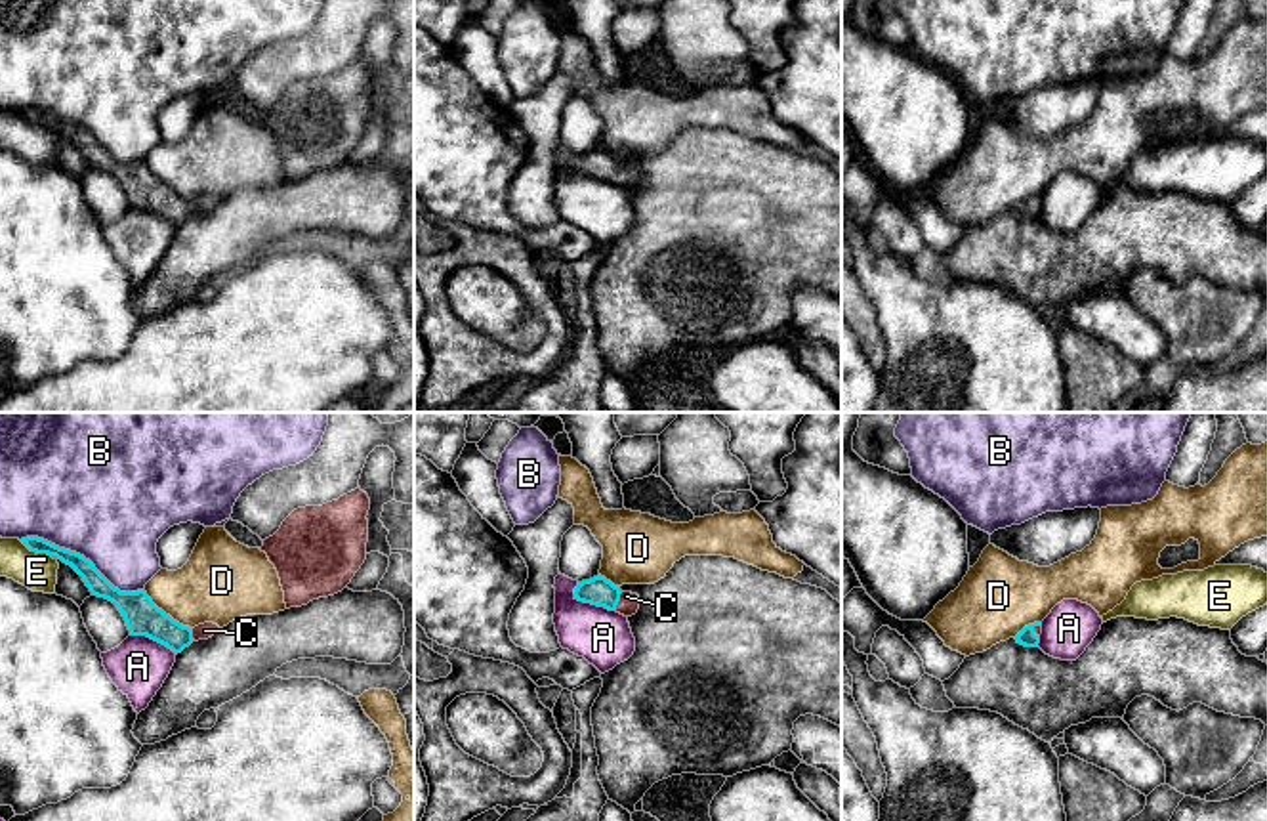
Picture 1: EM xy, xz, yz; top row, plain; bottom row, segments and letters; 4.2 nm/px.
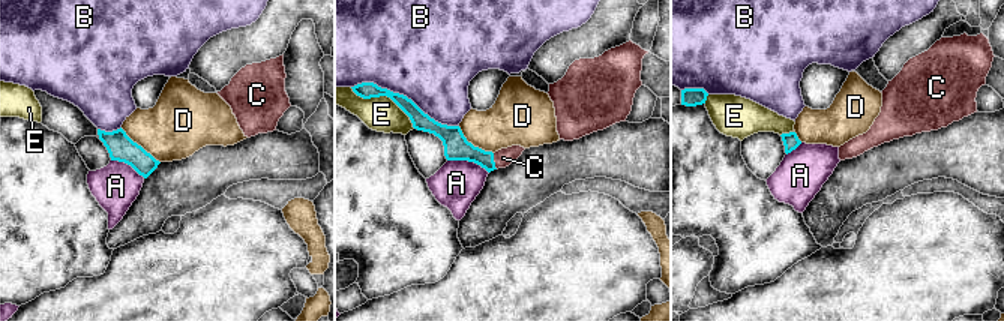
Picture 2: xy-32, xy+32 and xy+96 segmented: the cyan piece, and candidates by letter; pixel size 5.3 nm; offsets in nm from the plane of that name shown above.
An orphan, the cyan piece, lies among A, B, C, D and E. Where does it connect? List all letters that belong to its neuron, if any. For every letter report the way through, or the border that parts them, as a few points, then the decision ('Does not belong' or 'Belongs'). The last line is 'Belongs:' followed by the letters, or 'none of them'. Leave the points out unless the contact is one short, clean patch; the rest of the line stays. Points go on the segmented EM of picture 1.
A: Boundary: xz (573, 589), (579, 600), (615, 611). Does not belong
B: Does not belong
C: Path across: xz (598, 590), (619, 600), (628, 604). Belongs
D: Boundary: xy (144, 590), (159, 608), (191, 629). Does not belong
E: Does not belong
Belongs: C

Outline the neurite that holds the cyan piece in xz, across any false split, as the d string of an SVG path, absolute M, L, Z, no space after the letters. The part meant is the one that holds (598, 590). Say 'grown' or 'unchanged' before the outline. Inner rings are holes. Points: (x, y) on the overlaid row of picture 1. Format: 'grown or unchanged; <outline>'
grown; M601 575L578 582L578 586L574 588L574 600L616 611L624 617L632 617L639 609L637 594L622 592Z

